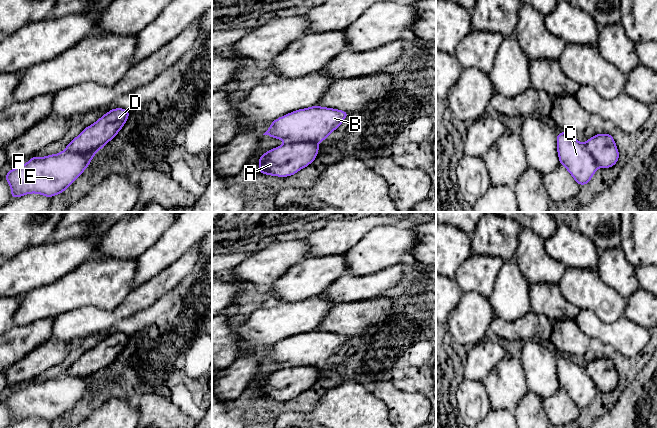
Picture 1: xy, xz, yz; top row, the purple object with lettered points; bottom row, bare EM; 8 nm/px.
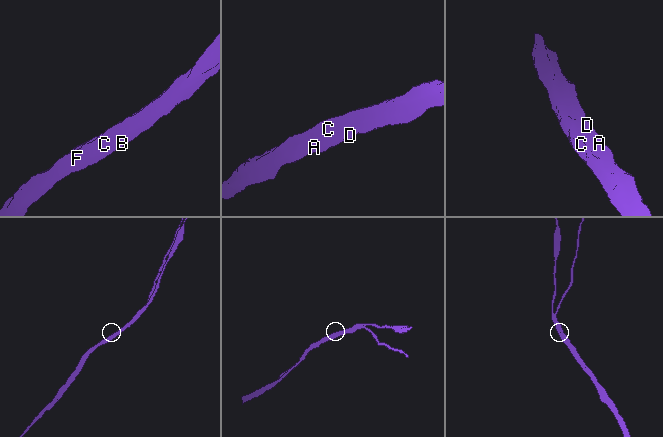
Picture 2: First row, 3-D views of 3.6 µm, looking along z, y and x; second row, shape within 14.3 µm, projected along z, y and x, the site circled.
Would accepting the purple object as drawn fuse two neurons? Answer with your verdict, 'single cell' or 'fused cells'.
fused cells

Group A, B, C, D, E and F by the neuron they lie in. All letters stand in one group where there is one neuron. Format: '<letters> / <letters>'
A D / B C E F

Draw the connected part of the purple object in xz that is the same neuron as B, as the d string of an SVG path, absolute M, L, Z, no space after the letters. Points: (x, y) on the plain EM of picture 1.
M313 330L284 339L271 347L263 358L284 364L286 368L327 363L337 353L349 336Z

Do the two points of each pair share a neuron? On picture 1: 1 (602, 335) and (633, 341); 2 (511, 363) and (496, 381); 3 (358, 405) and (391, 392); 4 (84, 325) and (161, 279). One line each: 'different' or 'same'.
1: same
2: same
3: different
4: same

